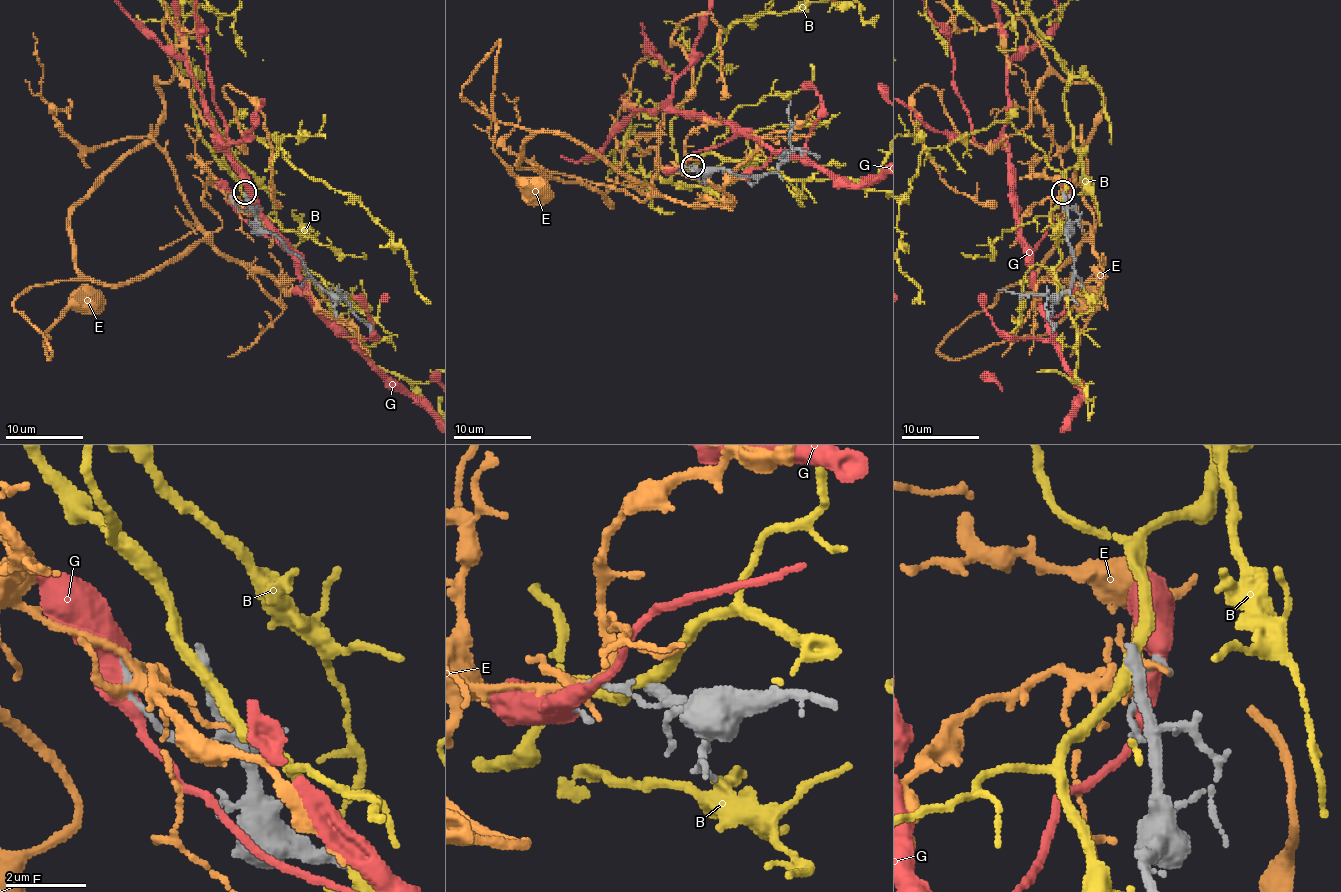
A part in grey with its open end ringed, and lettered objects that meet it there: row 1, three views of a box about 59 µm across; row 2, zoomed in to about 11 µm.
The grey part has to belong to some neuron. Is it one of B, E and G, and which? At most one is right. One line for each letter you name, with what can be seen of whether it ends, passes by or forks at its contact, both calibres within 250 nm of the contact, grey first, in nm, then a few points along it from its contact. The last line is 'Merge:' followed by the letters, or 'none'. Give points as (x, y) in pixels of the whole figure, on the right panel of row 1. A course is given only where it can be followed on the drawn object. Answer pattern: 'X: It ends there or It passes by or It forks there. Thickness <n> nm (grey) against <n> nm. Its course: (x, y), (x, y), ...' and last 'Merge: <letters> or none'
Merge: none

